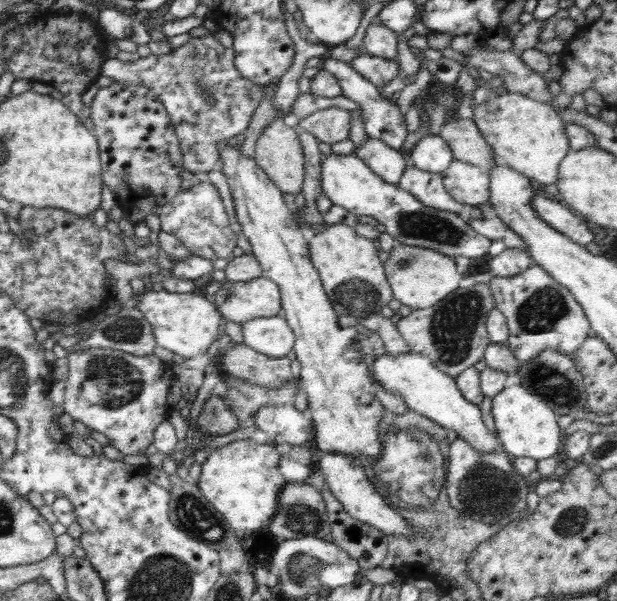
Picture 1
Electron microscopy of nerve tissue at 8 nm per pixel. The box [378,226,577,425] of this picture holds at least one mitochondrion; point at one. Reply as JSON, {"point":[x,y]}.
{"point":[453,325]}

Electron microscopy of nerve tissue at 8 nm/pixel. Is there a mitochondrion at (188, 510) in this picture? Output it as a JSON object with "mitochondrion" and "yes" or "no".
{"mitochondrion":"yes"}

